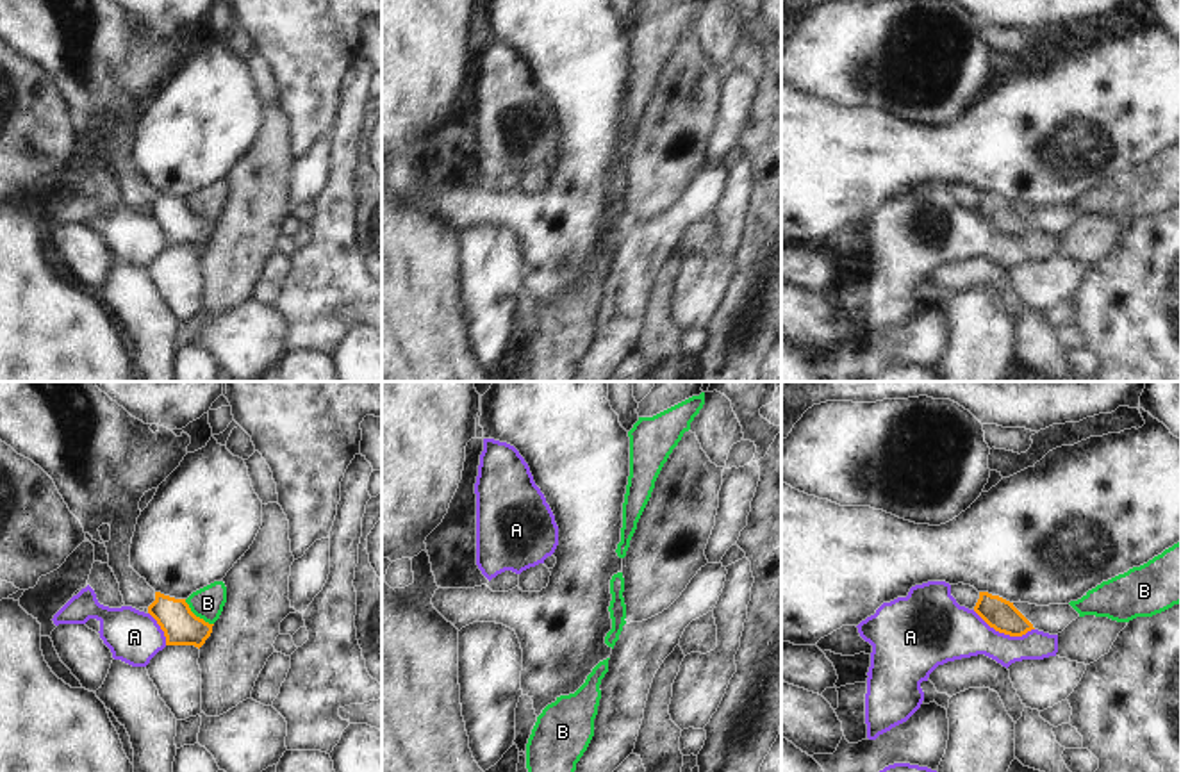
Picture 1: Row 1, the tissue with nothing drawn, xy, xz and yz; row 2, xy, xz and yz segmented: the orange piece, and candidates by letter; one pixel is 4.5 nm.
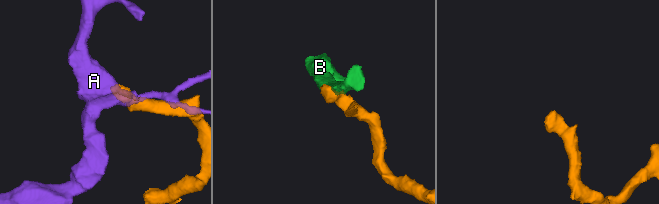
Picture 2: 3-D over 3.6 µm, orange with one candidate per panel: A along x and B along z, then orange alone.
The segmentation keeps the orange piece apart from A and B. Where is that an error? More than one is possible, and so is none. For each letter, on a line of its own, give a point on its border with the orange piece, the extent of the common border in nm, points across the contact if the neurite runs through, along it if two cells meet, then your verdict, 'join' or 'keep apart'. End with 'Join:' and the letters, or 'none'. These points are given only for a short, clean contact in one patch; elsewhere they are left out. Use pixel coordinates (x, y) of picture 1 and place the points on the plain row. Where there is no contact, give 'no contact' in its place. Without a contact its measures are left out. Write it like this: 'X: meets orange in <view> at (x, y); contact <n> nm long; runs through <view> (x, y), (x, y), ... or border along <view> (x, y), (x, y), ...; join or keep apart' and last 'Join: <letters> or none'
A: meets orange in yz at (1003, 232); contact 300 nm long; border along yz (973, 211), (991, 227), (1010, 236), (1024, 236), (1033, 230); keep apart
B: meets orange in xy at (195, 216); contact 180 nm long; border along xy (184, 200), (197, 216), (213, 225); keep apart
Join: none

